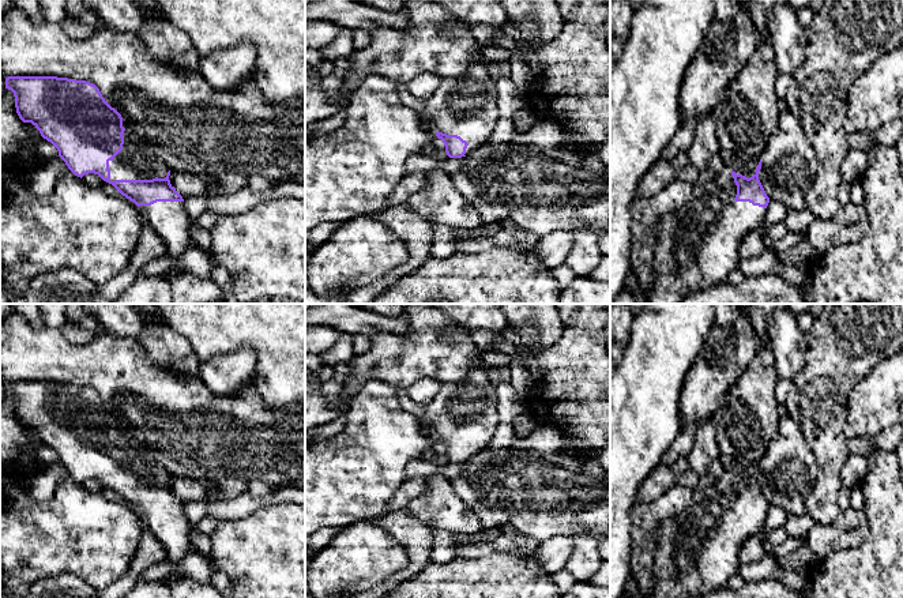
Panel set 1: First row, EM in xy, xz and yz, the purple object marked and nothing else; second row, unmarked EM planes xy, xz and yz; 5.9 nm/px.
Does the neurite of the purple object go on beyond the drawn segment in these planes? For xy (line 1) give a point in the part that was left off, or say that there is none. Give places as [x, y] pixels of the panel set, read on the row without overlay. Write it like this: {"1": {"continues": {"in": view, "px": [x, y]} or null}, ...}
{"1": {"continues": {"in": "xy", "px": [170, 525]}}}

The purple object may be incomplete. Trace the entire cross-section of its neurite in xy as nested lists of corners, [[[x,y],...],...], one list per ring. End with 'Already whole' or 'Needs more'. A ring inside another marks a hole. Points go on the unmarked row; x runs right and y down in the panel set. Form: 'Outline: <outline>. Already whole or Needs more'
Outline: [[[8,381],[5,394],[14,398],[19,424],[31,428],[57,454],[59,462],[75,481],[82,484],[89,478],[98,479],[140,514],[144,527],[165,548],[165,561],[176,564],[188,553],[192,548],[189,534],[195,524],[189,522],[183,501],[170,489],[170,475],[165,484],[110,485],[109,467],[123,454],[125,433],[121,420],[105,406],[95,390],[57,381]]]. Needs more

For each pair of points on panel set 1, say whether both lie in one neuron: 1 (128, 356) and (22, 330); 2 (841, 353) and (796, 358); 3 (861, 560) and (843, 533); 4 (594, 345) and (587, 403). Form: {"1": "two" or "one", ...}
{"1": "one", "2": "two", "3": "two", "4": "one"}

